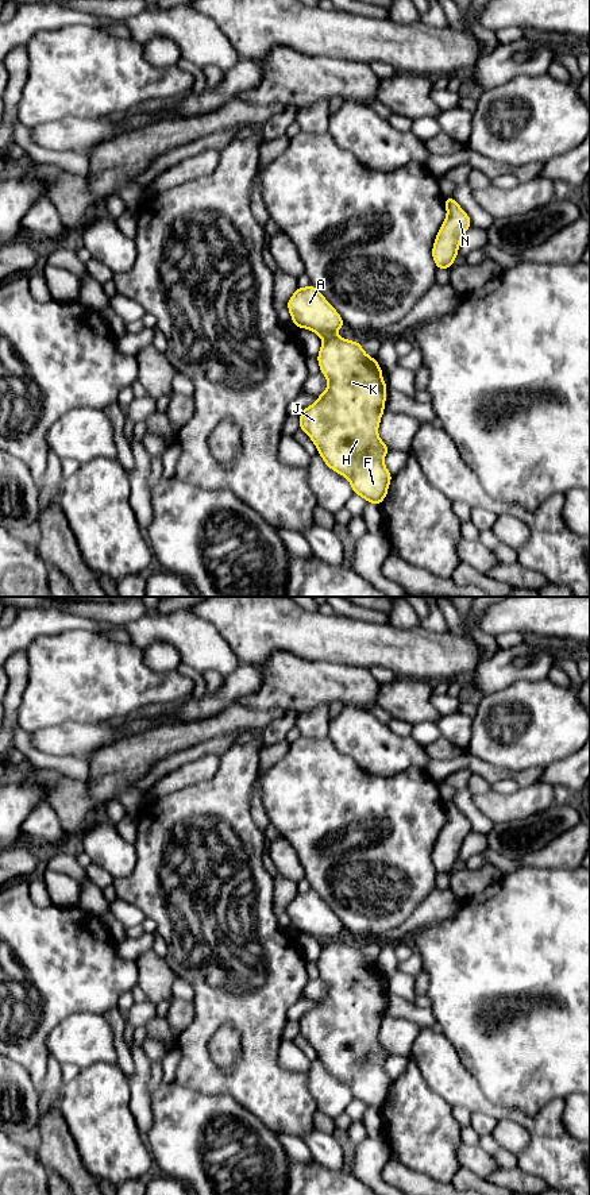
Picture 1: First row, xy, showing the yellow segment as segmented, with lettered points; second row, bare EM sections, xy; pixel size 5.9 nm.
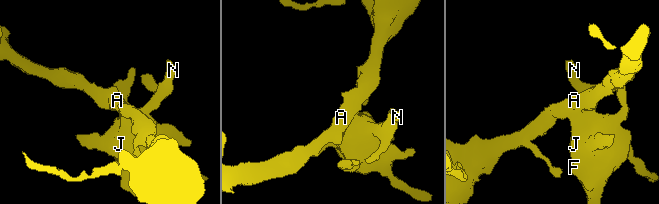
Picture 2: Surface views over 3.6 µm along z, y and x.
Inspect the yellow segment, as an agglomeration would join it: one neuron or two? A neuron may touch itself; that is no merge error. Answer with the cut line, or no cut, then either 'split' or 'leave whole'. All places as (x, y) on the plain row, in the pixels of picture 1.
xy (332, 939), (323, 944) | split

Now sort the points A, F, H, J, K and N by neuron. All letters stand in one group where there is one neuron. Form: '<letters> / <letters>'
A / F H J K N

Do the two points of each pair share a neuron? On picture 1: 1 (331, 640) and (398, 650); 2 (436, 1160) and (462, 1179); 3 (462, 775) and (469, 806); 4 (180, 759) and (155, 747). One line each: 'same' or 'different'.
1: same
2: different
3: same
4: different

